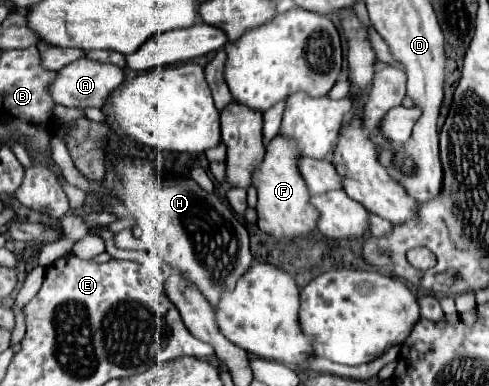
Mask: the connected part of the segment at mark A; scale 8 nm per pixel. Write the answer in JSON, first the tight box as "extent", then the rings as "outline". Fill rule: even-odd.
{"extent":[51,58,125,108],"outline":[[[81,58],[79,62],[71,62],[71,66],[65,66],[63,70],[59,70],[59,76],[51,84],[51,94],[53,94],[53,100],[61,106],[103,108],[109,94],[113,90],[117,90],[123,84],[123,80],[125,80],[123,68],[105,64],[105,62],[97,62],[97,60],[89,60],[89,58]]]}

